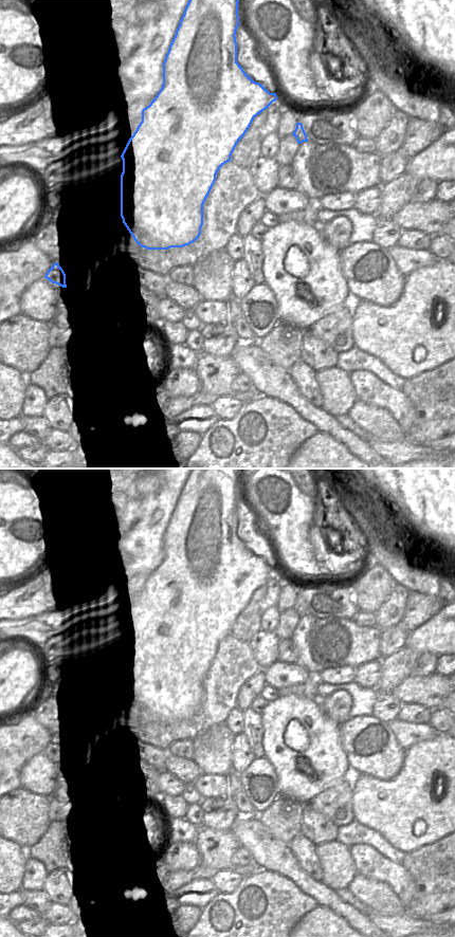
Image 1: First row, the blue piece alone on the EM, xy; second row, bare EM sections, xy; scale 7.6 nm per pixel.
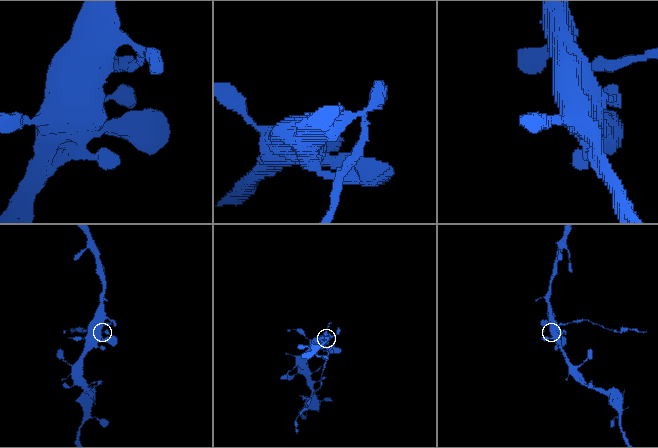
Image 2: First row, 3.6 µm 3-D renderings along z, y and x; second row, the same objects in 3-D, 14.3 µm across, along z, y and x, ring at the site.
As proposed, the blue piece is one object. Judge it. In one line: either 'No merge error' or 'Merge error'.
Merge error.

